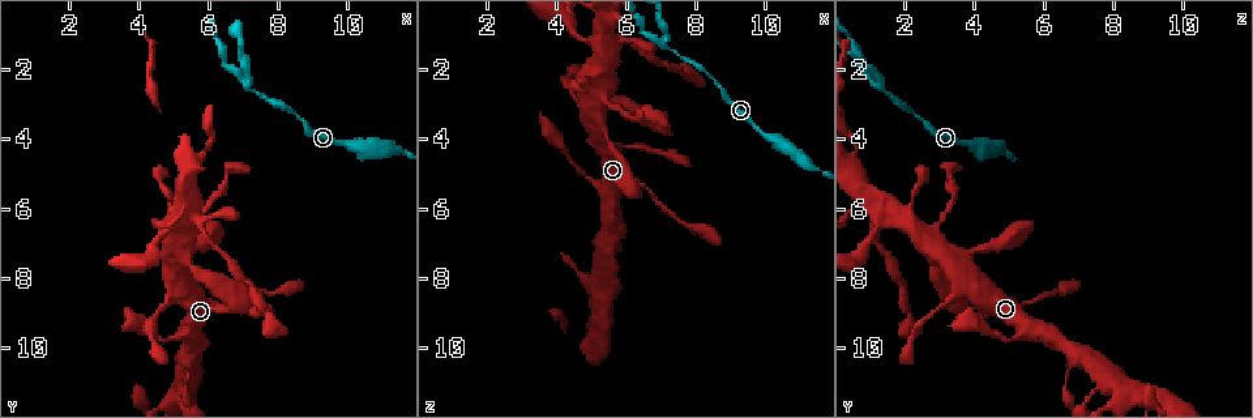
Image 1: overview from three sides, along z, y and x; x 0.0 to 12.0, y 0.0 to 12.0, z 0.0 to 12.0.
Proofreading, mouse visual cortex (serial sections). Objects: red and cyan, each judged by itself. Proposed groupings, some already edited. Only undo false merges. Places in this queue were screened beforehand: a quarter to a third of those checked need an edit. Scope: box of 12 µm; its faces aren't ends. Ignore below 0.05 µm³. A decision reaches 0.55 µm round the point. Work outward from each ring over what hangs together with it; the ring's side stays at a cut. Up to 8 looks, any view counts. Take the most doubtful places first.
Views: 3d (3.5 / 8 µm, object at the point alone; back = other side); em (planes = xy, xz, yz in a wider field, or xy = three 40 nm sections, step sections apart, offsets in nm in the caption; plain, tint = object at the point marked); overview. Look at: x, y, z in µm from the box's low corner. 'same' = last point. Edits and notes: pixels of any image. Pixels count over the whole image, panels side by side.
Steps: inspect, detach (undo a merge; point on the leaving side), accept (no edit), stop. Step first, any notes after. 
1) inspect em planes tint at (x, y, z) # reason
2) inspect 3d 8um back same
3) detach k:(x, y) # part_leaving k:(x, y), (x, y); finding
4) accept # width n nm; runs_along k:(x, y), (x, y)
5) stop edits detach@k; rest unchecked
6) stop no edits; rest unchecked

inspect 3d 8um at (7.0, 2.4, 1.3) # arms part here

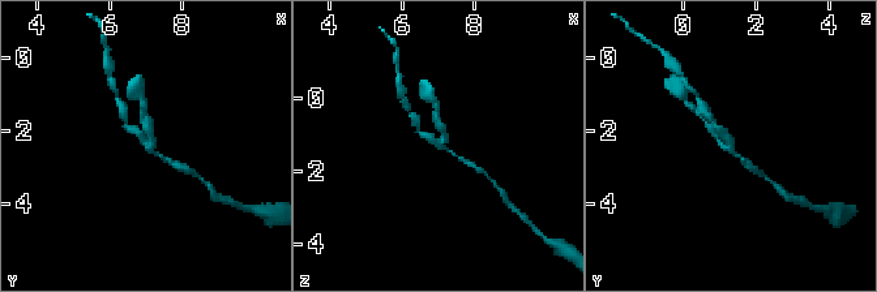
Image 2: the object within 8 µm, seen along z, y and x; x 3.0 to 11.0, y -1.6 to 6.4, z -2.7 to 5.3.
inspect em xy step 5 tint at (7.0, 2.5, 1.2) # arms 3; arm_widths 100, 200, 200 nm; need the tissue

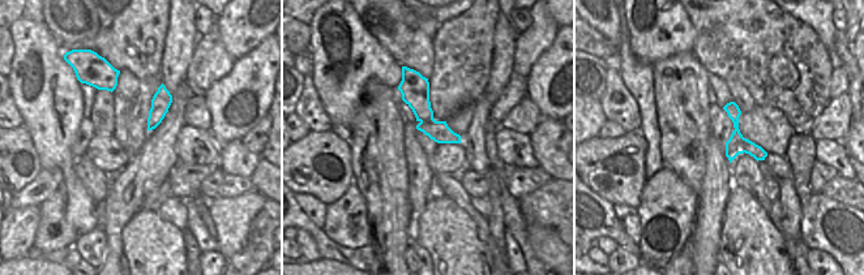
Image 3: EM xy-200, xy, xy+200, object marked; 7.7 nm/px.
detach 2:(149, 128) # part_leaving 2:(149, 149), (144, 111); two cells meet here

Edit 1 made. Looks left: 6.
inspect 3d 8um at (5.2, 6.3, 1.3) # narrows sharply

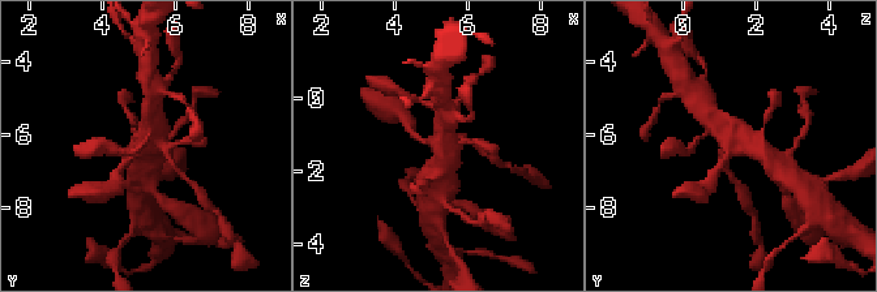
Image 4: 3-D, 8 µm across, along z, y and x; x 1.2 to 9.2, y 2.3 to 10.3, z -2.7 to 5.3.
inspect 3d 3.5um at (5.3, 6.2, 1.2)

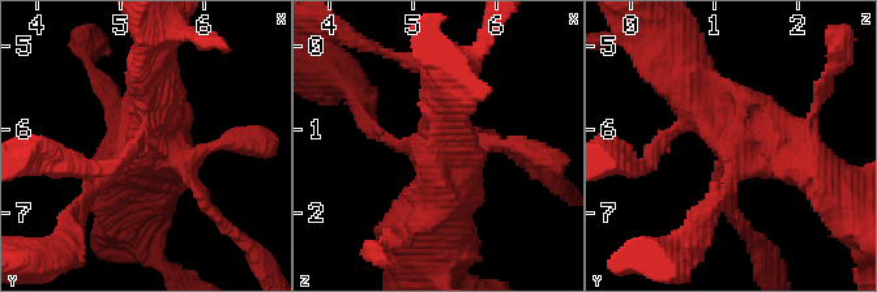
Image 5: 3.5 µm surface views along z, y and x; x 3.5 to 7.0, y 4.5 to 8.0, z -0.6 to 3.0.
inspect em xy step 2 tint at (5.20, 6.30, 1.25) # now the EM

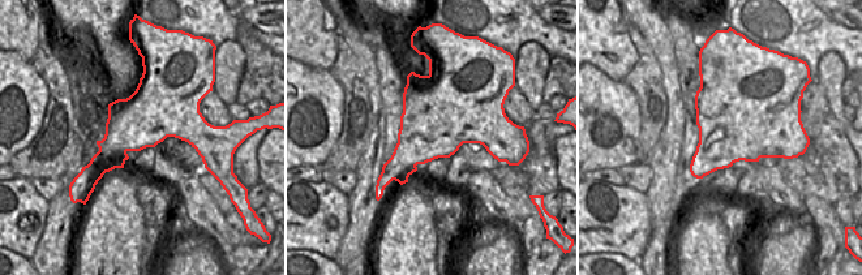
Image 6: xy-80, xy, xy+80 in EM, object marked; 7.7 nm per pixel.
accept # runs_along 5:(829, 179), (749, 142), (702, 82); continuous, no second cell

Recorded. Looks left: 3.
inspect 3d 8um at (5.3, 9.6, 5.4) # small branch off a trunk

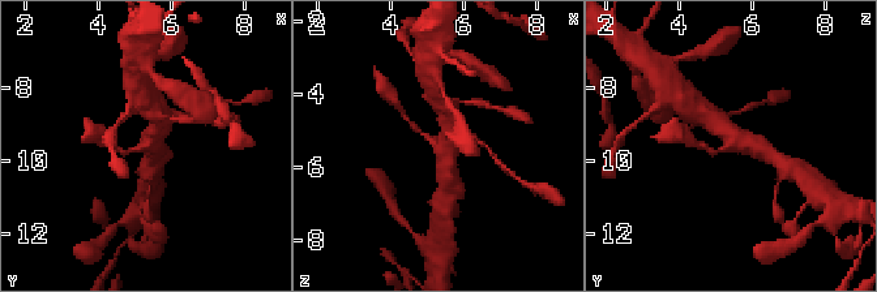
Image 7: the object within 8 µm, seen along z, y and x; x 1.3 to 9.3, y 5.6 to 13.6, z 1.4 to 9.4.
inspect em planes tint at (5.3, 9.6, 5.4) # arms 3; arm_widths 150, 500, 500 nm

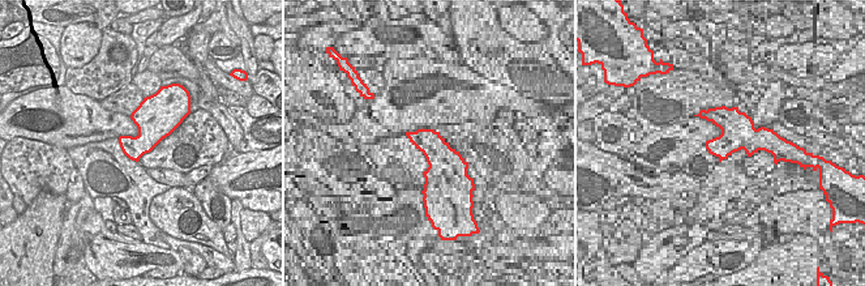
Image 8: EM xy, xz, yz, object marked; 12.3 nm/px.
accept # runs_along 7:(159, 119), (146, 146), (118, 149); one cell here

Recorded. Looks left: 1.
stop edits detach@2; rest unchecked

